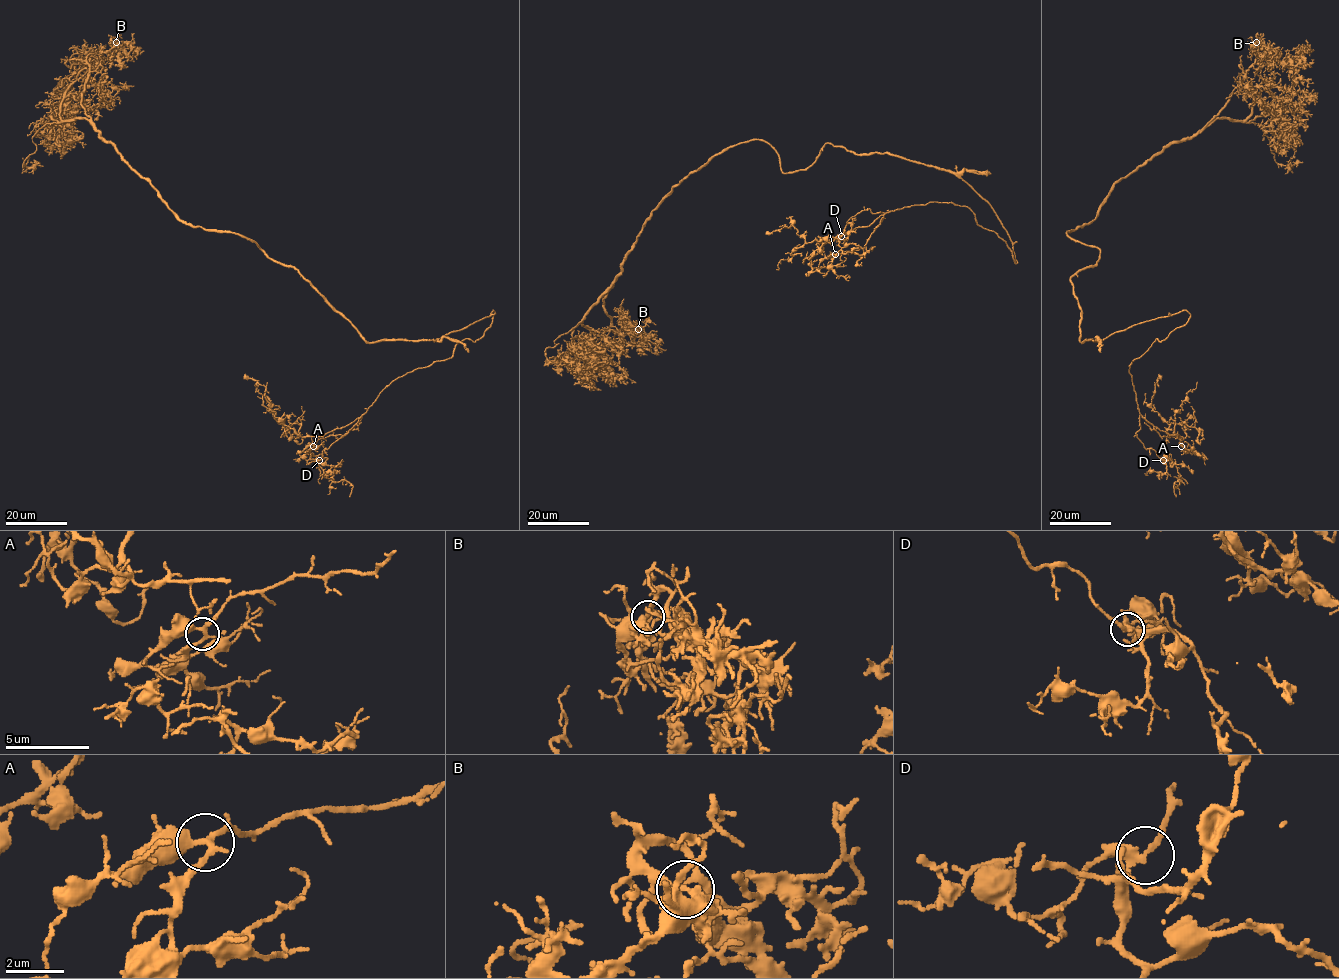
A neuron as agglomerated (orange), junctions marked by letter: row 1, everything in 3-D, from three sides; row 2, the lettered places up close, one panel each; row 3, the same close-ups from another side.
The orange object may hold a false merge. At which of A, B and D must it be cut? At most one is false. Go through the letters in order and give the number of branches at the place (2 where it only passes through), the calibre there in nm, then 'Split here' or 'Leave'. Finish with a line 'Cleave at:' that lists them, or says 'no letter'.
A: Branches: 3. Thickness 240 nm. Leave
B: Branches: 3. Thickness 240 nm. Leave
D: Branches: 3. Thickness 240 nm. Leave
Cleave at: no letter

